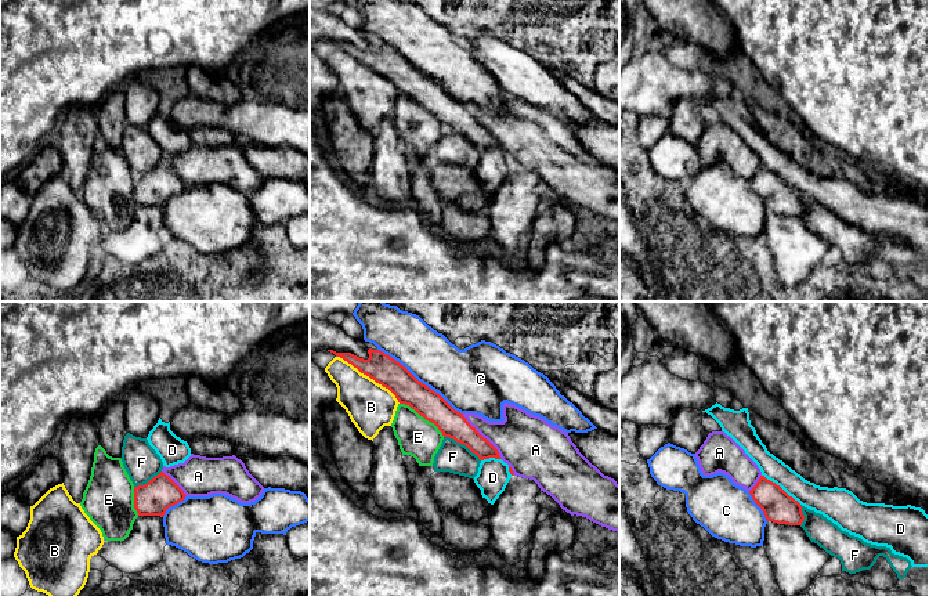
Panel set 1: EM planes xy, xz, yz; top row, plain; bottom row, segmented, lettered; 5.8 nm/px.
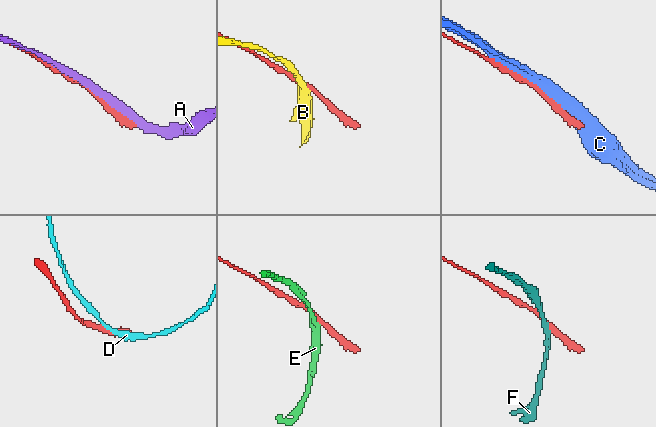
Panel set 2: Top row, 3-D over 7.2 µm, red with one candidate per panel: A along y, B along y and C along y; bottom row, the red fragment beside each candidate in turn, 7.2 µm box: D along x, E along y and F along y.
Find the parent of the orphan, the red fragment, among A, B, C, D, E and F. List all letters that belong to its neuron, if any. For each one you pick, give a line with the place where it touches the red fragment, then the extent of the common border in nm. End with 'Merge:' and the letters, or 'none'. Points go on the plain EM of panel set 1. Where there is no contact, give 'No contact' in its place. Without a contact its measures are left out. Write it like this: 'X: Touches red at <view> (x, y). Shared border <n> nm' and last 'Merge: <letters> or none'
A: Touches red at xz (481, 126). Shared border 360 nm
Merge: A

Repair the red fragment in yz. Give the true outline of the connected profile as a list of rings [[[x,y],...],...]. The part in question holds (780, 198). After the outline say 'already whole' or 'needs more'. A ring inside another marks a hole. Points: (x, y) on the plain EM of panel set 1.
[[[712,122],[695,142],[704,166],[727,165],[734,174],[745,178],[763,201],[767,212],[802,216],[805,206],[798,191],[780,176],[767,170],[758,155],[724,122]]]; needs more

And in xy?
[[[194,145],[162,162],[144,176],[134,177],[138,206],[160,206],[187,187],[225,184],[241,194],[254,192],[264,177],[235,145],[206,148]]]; needs more

